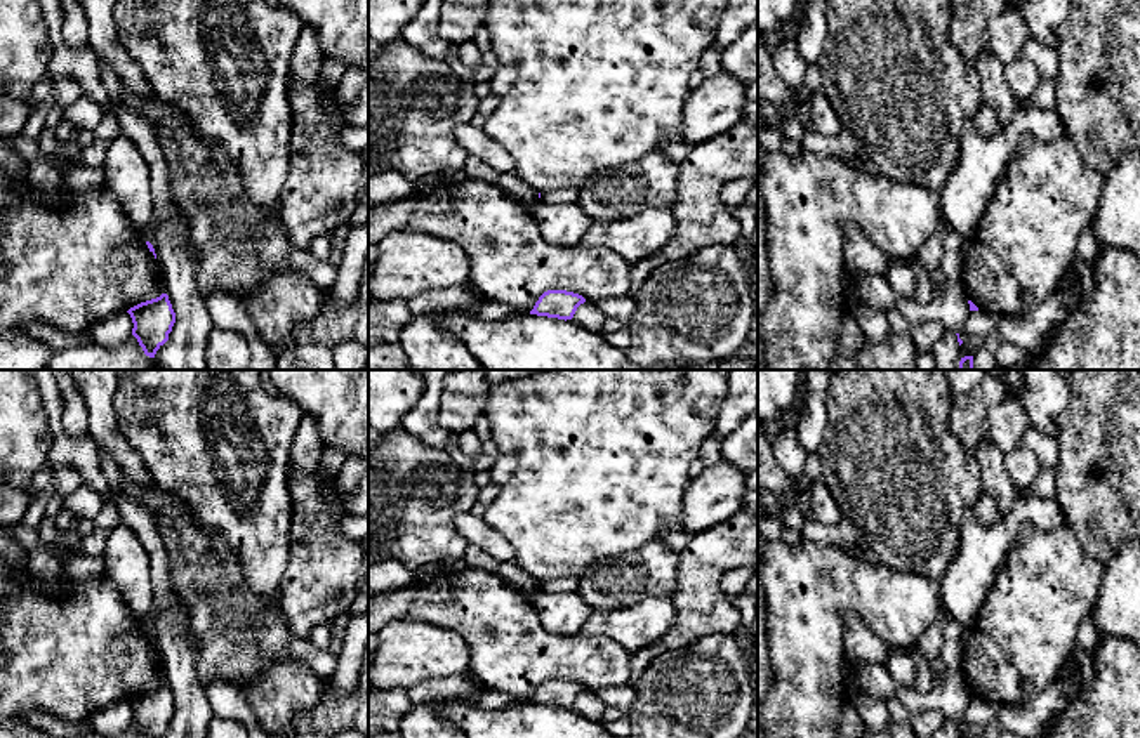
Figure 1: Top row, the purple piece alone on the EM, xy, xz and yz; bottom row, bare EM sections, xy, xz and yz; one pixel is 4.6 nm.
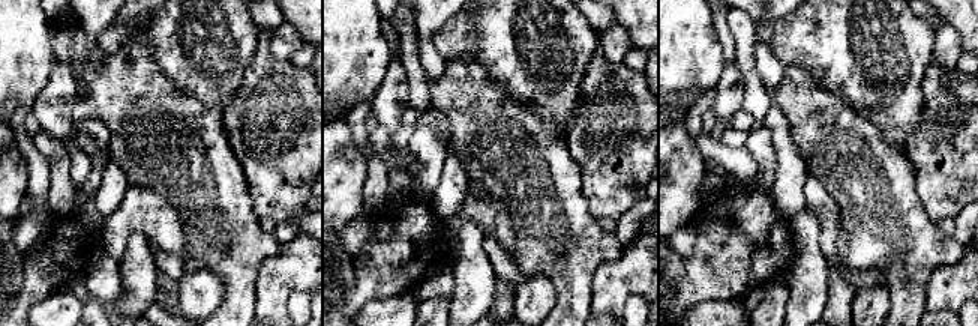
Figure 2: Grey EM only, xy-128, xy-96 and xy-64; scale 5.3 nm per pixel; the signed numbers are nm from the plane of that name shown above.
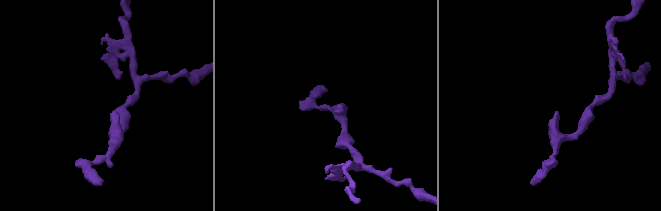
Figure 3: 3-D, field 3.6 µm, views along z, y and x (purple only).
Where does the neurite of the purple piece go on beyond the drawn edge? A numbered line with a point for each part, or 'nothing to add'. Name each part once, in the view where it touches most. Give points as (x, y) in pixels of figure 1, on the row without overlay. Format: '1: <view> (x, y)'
nothing to add

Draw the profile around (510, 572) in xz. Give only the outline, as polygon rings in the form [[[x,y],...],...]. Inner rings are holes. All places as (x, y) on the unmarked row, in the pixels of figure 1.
[[[500,561],[495,573],[527,597],[540,590],[539,580],[525,573],[514,561]]]

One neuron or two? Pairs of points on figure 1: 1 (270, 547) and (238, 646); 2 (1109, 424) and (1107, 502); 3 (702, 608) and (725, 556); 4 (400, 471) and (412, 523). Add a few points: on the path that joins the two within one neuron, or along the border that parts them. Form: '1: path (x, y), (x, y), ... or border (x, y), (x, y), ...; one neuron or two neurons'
1: border (237, 556), (245, 584), (259, 598), (280, 610); two neurons
2: path (1109, 443), (1109, 483); one neuron
3: path (702, 596), (702, 579), (713, 568); one neuron
4: path (400, 483), (400, 500), (407, 511); one neuron

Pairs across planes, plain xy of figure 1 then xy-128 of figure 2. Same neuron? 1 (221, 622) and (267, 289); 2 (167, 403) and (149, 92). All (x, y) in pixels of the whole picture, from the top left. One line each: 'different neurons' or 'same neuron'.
1: different neurons
2: different neurons

